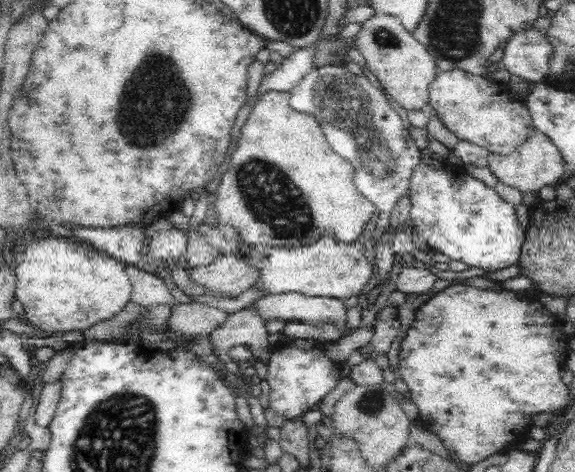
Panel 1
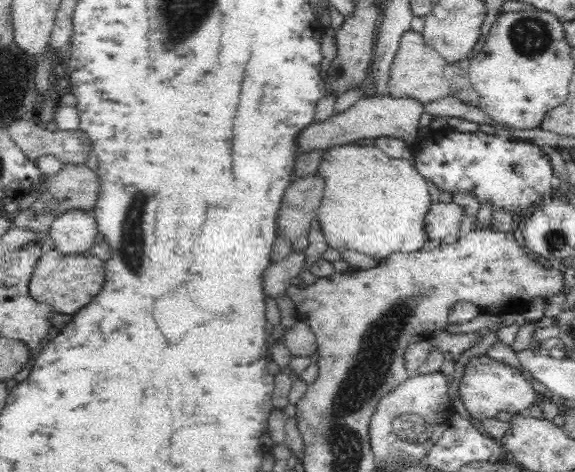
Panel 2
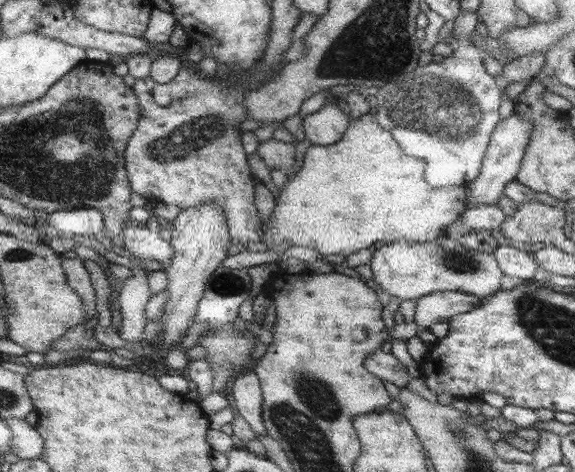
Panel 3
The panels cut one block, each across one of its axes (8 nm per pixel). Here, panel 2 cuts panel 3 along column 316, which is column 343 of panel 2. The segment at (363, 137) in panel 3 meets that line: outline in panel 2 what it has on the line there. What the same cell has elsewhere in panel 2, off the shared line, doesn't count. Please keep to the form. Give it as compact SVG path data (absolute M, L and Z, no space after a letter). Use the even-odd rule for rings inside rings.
M355 142L330 147L322 158L316 173L324 179L324 190L316 218L327 246L339 253L354 248L376 260L383 260L394 252L414 252L428 241L425 216L431 201L427 180L411 161L390 158L376 145L361 146Z

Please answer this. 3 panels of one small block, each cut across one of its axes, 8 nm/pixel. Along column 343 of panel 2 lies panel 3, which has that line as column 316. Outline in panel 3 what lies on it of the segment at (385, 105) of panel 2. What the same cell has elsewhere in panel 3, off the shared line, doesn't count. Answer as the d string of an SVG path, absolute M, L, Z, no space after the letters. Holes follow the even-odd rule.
M324 105L319 112L303 117L304 135L313 145L330 146L345 136L350 118L336 105Z

